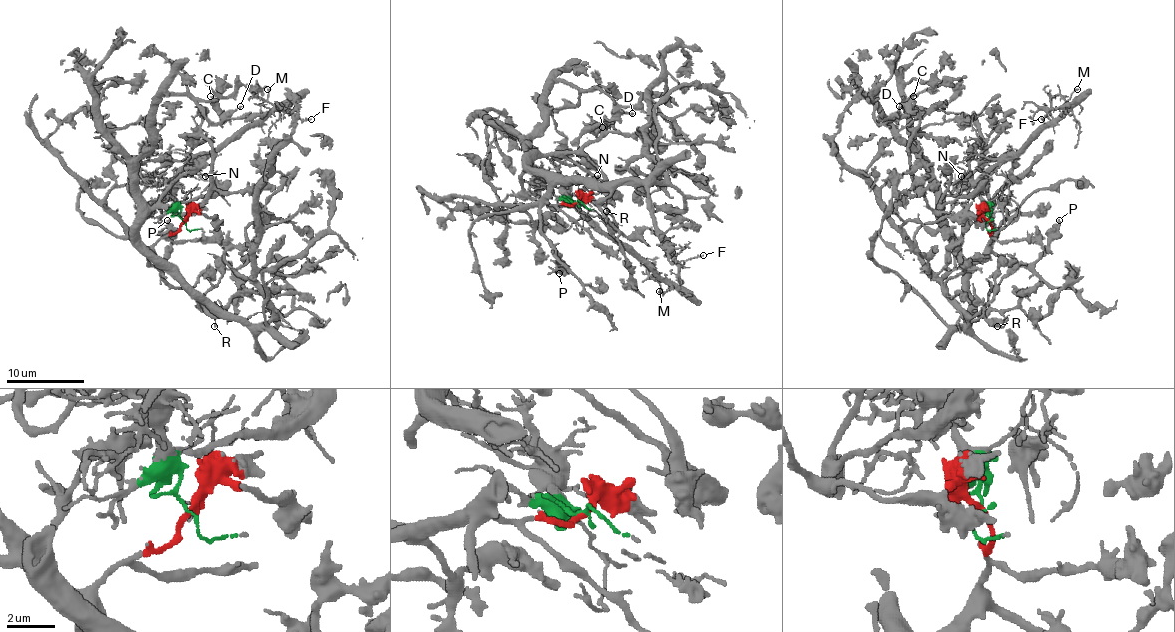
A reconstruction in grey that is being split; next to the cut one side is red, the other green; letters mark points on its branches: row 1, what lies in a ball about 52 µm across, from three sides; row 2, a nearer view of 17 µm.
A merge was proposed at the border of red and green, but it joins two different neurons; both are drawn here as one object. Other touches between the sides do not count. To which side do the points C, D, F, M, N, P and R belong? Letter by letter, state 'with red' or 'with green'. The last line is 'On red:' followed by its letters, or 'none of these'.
C: with red
D: with red
F: with green
M: with green
N: with green
P: with red
R: with red
On red: C, D, P, R

